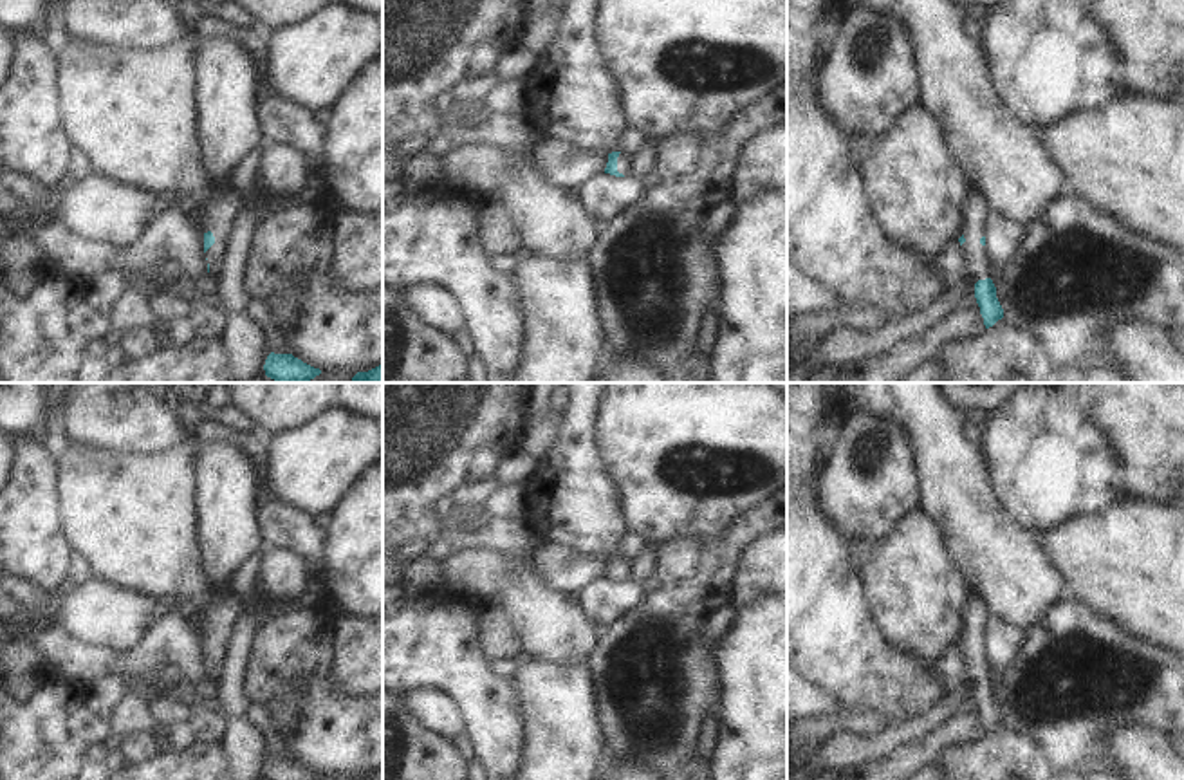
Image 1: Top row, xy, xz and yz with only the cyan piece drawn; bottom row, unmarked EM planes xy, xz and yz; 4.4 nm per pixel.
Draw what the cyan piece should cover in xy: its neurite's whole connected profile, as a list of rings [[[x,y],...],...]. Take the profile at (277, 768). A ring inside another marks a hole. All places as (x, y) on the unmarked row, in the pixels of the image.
[[[271,757],[264,769],[265,780],[319,780],[321,775],[314,773],[292,758]]]

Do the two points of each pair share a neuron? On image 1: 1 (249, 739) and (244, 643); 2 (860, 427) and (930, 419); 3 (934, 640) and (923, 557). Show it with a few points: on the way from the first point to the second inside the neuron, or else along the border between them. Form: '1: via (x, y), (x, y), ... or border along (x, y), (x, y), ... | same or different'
1: via (237, 715), (237, 667) | same
2: border along (861, 407), (892, 416), (908, 434), (917, 463) | different
3: via (923, 620), (923, 576) | same

